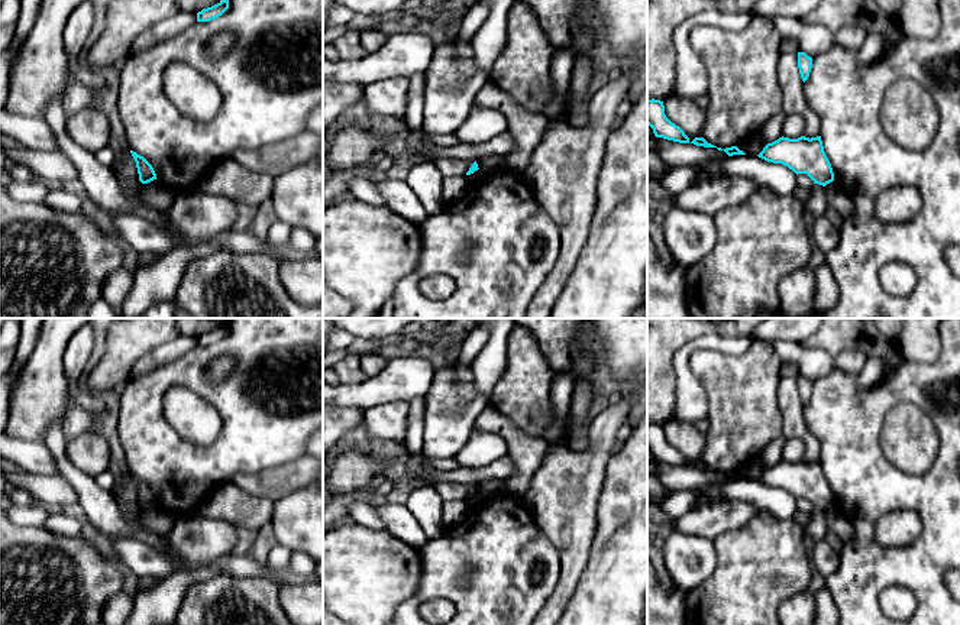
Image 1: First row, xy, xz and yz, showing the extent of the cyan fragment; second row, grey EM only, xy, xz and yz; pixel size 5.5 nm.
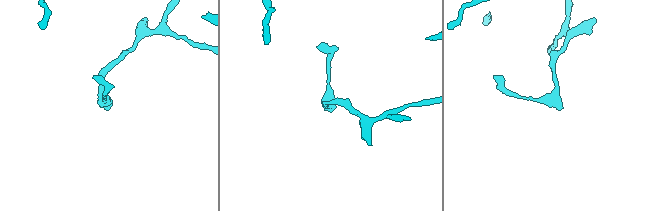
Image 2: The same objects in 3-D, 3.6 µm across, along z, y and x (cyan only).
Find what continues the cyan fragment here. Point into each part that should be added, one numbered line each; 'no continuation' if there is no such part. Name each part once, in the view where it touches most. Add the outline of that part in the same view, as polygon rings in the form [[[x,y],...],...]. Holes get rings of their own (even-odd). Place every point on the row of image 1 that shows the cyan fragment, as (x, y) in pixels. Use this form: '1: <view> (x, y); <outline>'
no continuation

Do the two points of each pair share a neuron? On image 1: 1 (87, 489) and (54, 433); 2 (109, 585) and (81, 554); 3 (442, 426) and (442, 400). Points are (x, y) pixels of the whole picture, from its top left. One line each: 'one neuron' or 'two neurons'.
1: one neuron
2: one neuron
3: one neuron

